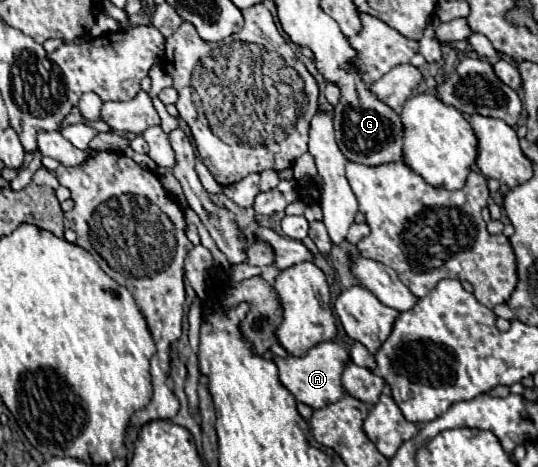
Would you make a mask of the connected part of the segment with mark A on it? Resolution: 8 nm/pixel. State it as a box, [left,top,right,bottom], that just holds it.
[273,340,349,410]

